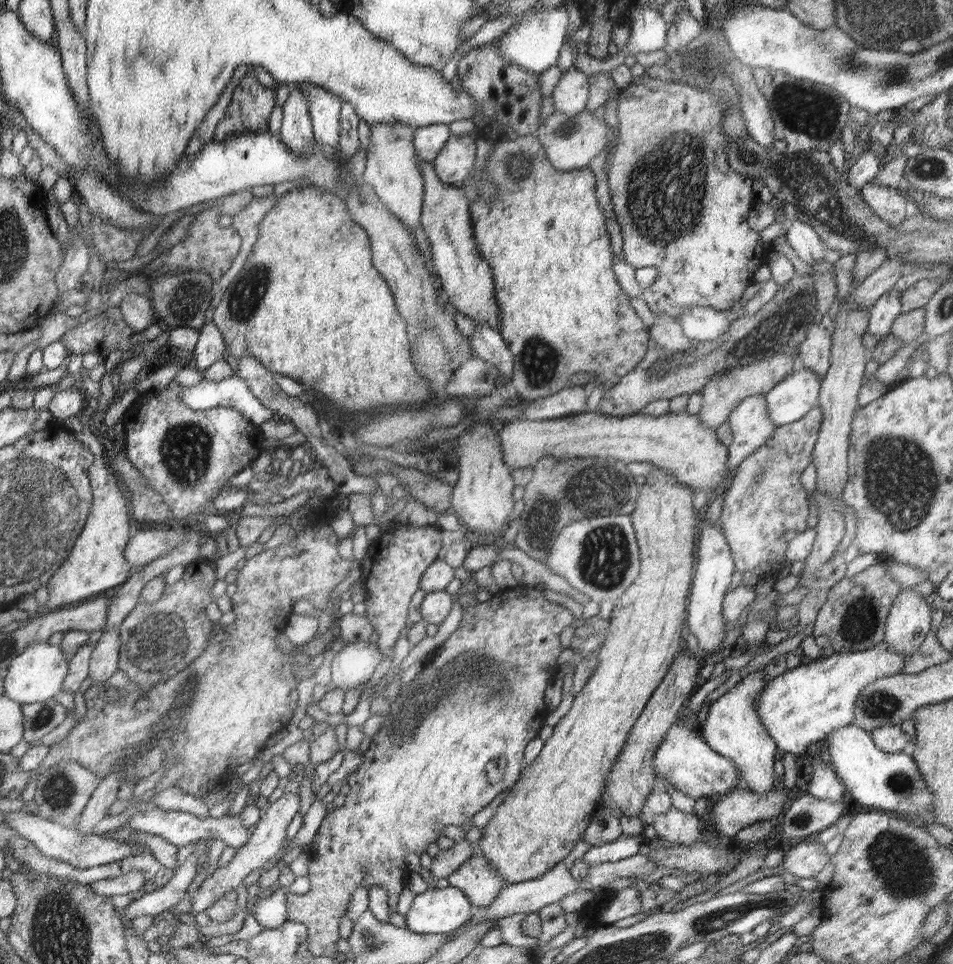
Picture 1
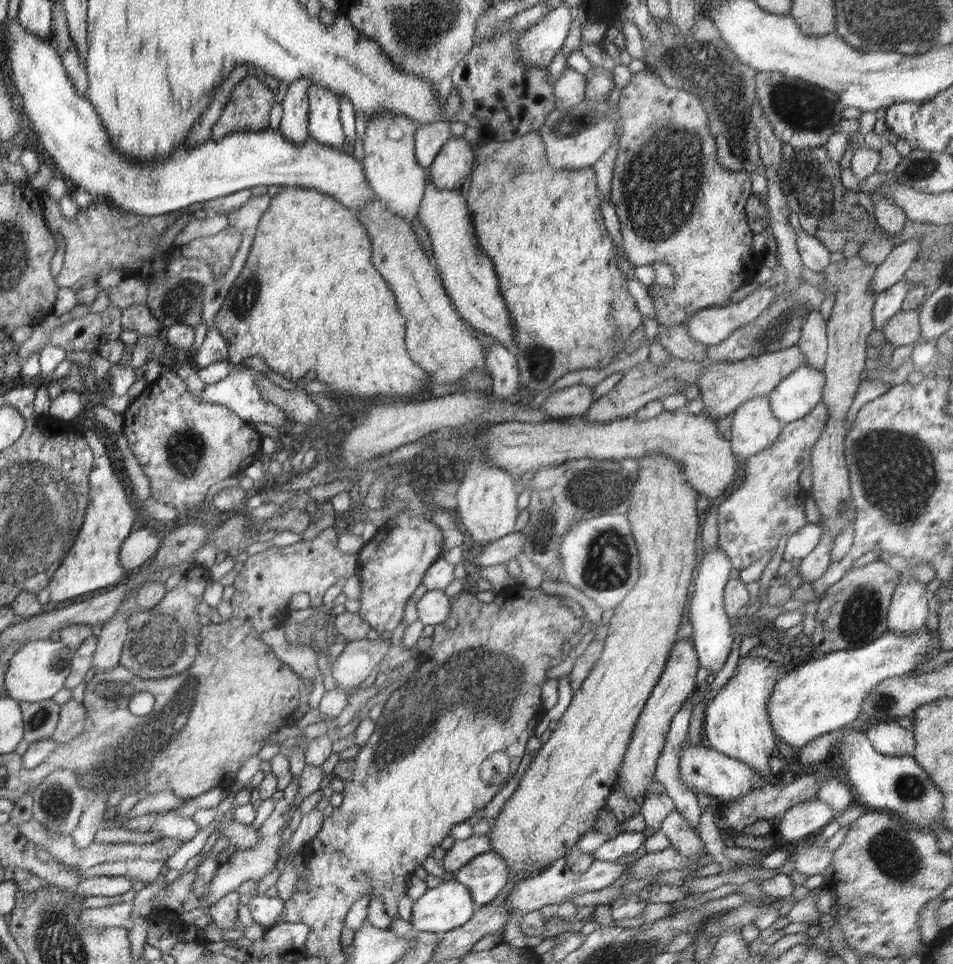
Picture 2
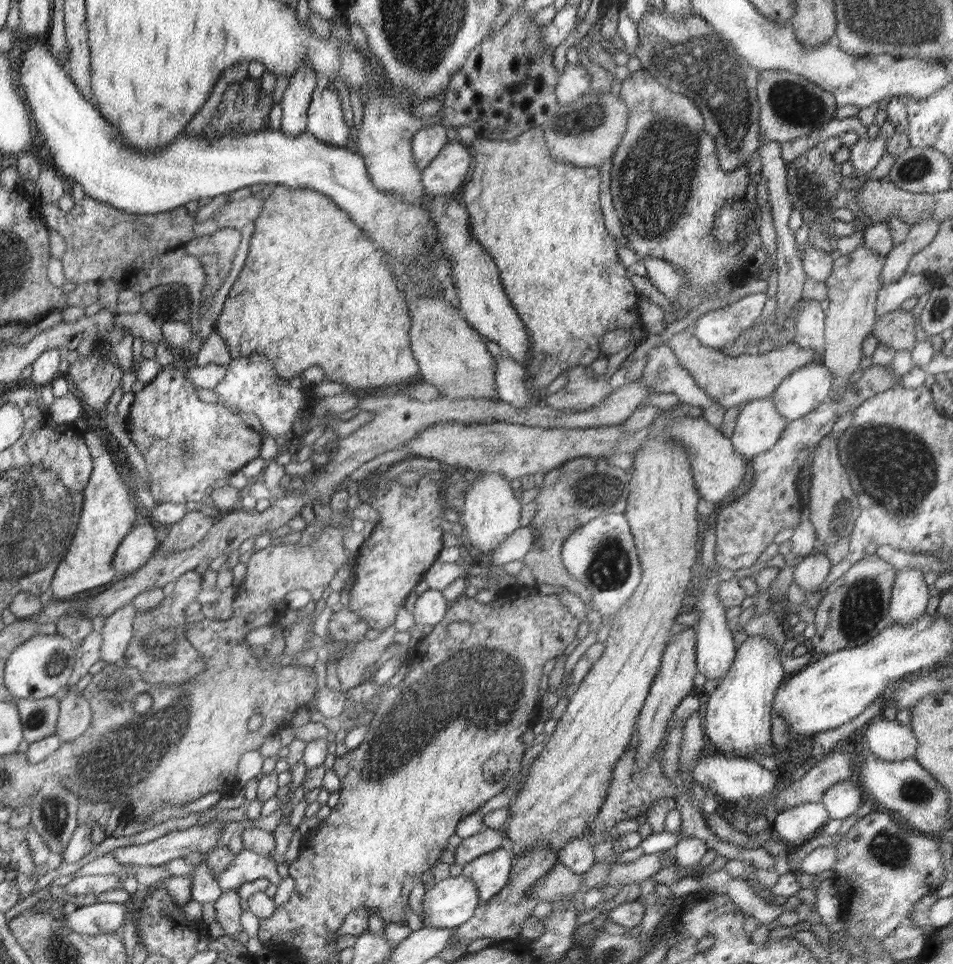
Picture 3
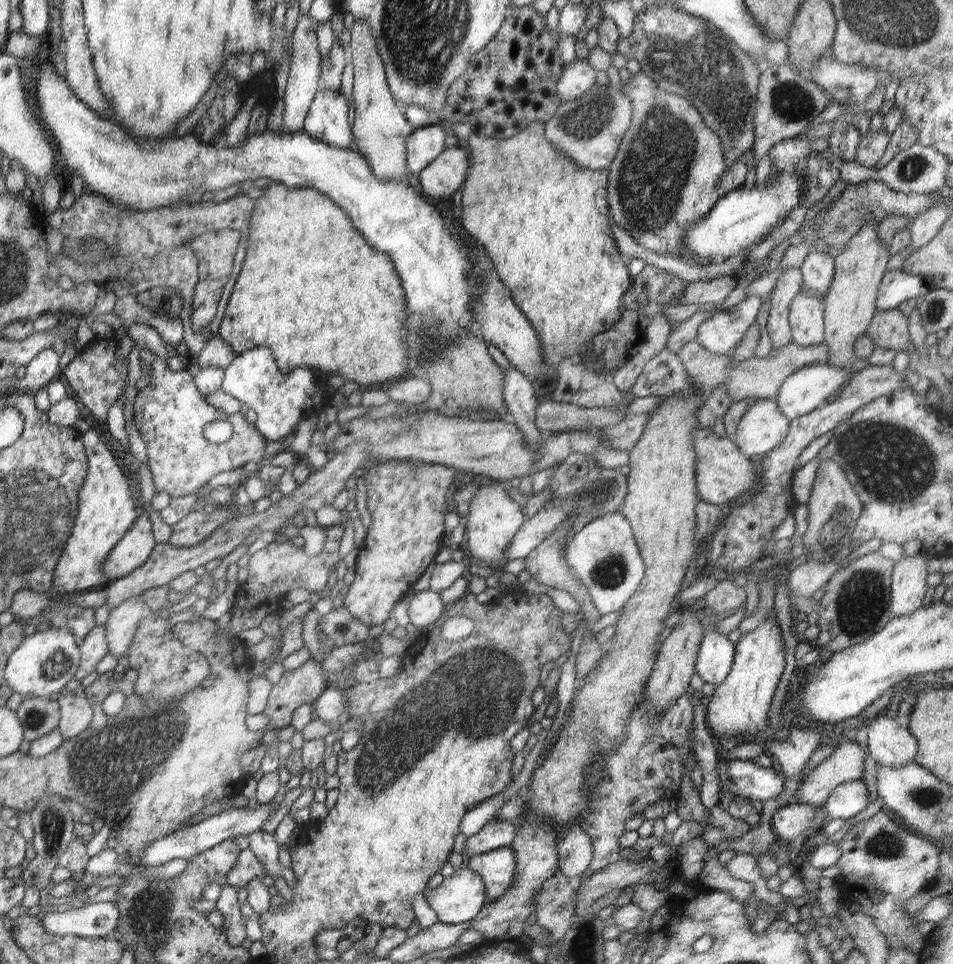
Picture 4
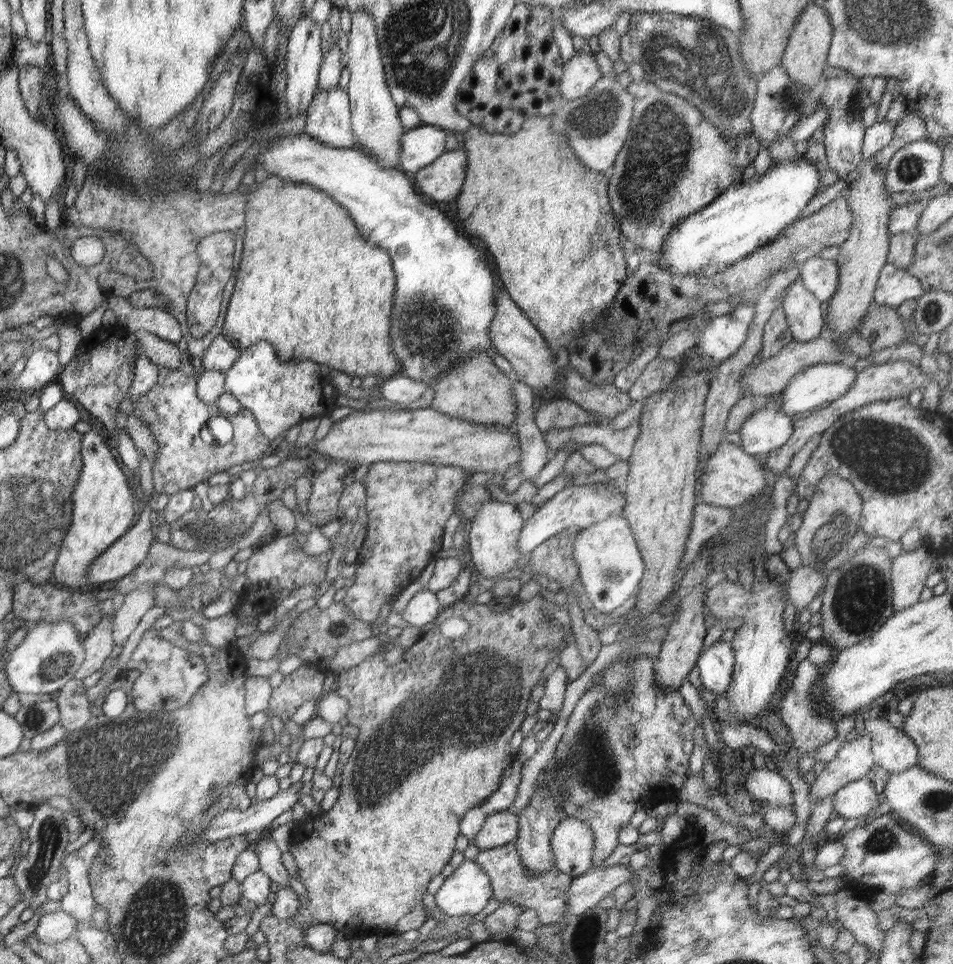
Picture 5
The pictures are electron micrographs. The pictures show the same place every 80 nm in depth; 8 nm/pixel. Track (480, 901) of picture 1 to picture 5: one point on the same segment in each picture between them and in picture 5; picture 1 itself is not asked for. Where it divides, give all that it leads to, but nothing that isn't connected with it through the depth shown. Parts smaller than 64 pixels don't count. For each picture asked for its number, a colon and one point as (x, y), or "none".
2: (485, 875)
3: (490, 871)
4: (496, 867)
5: (546, 892)

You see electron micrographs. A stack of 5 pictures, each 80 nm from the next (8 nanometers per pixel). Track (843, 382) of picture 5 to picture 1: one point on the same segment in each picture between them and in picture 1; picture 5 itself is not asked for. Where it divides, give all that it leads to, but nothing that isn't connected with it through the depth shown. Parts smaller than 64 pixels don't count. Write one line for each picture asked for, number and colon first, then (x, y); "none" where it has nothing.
1: (788, 401)
2: (795, 396)
3: (799, 393)
4: (812, 386)

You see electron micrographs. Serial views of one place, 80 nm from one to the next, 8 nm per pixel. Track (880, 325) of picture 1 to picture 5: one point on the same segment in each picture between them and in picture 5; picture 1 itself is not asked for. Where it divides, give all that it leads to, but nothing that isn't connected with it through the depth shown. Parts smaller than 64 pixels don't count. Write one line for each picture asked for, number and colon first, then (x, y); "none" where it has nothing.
2: (886, 303)
3: (890, 297)
4: (897, 286)
5: (896, 285)

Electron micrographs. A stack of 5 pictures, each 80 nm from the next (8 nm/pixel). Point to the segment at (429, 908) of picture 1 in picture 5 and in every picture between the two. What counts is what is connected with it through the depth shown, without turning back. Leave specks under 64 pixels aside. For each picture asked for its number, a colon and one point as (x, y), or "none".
2: (449, 905)
3: (452, 901)
4: (460, 897)
5: (466, 891)

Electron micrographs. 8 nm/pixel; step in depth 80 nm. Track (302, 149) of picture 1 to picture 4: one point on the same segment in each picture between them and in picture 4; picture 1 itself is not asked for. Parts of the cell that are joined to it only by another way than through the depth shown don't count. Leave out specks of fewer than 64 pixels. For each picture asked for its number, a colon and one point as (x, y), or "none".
2: (294, 123)
3: (296, 98)
4: (305, 67)

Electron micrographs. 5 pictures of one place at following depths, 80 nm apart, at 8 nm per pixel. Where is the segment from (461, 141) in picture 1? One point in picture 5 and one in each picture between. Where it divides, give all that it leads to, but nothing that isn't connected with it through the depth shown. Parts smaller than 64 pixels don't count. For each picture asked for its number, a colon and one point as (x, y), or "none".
2: (450, 170)
3: (445, 174)
4: (442, 177)
5: (442, 180)

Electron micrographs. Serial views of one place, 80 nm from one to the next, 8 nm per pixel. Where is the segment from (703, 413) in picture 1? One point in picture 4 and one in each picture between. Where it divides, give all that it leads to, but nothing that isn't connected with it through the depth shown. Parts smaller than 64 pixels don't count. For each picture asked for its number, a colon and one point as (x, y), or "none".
2: (724, 386)
3: (730, 380)
4: (761, 378)

